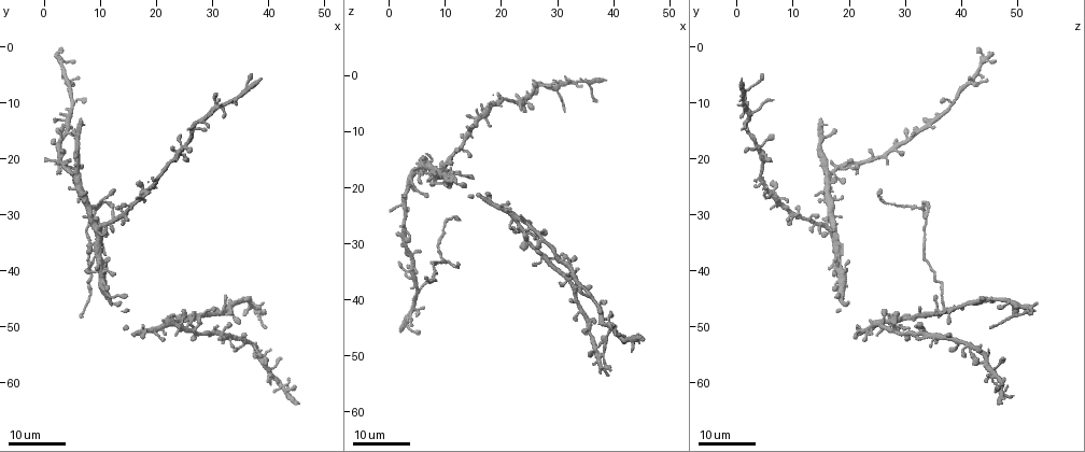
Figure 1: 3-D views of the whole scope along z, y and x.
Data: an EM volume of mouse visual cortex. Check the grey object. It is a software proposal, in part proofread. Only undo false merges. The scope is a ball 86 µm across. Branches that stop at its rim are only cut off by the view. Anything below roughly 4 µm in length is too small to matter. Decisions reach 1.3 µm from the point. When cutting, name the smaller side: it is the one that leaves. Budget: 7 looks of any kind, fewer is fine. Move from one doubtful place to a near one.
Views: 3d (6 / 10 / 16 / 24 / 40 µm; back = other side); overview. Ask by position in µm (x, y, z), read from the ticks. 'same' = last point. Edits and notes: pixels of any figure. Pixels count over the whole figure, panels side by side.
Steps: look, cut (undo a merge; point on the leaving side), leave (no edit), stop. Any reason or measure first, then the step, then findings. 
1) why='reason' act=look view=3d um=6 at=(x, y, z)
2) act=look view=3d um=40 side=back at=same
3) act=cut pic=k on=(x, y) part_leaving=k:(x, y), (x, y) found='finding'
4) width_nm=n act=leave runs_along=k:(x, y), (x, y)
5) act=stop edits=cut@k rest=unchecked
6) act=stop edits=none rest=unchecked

why='two arms at a narrow angle' act=look view=3d um=16 at=(25.0, 50.0, 27.5)

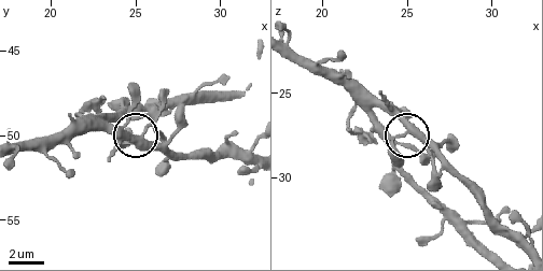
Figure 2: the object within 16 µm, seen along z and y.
act=look view=3d um=10 at=same

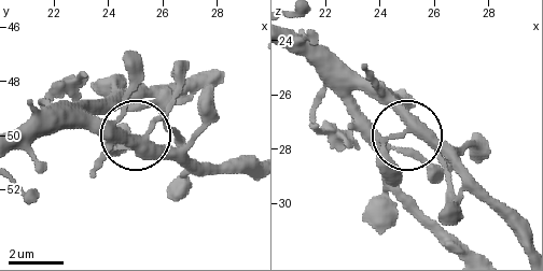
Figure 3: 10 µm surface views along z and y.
arms=5 act=leave found='continuous, no second neuron'

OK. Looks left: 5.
why='four or more arms meet' act=look view=3d um=24 at=(33.5, 47.5, 38.0)

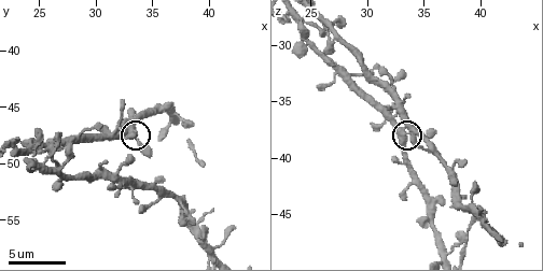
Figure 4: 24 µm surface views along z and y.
act=look view=3d um=10 at=same

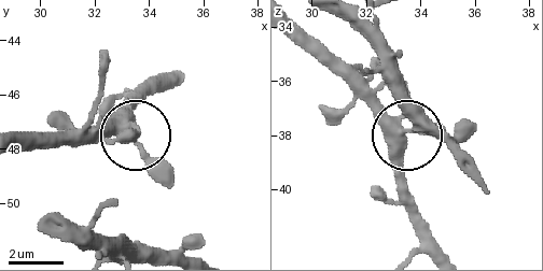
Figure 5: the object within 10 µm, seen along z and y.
width_nm=320 act=leave runs_along=5:(293, 25), (402, 136), (404, 184), (416, 210) found='one neuron here'

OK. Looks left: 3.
why='four arms meet' act=look view=3d um=24 at=(38.5, 47.5, 52.0)

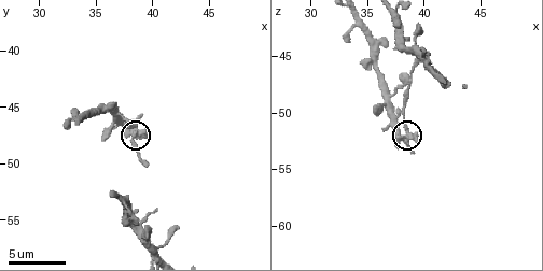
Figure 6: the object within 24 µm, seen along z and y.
act=look view=3d um=6 at=(38.6, 47.6, 52.0)

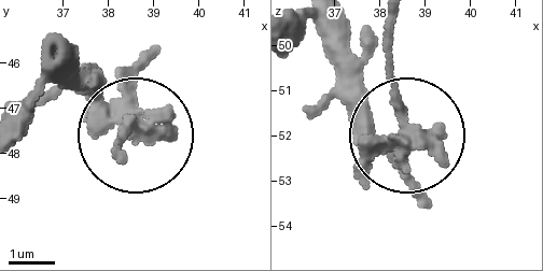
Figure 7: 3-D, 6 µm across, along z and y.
act=cut pic=7 on=(141, 63) part_leaving=7:(385, 147), (403, 116), (392, 24) found='two neurons meet here'

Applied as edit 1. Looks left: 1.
act=stop edits=cut@7 rest=unchecked

